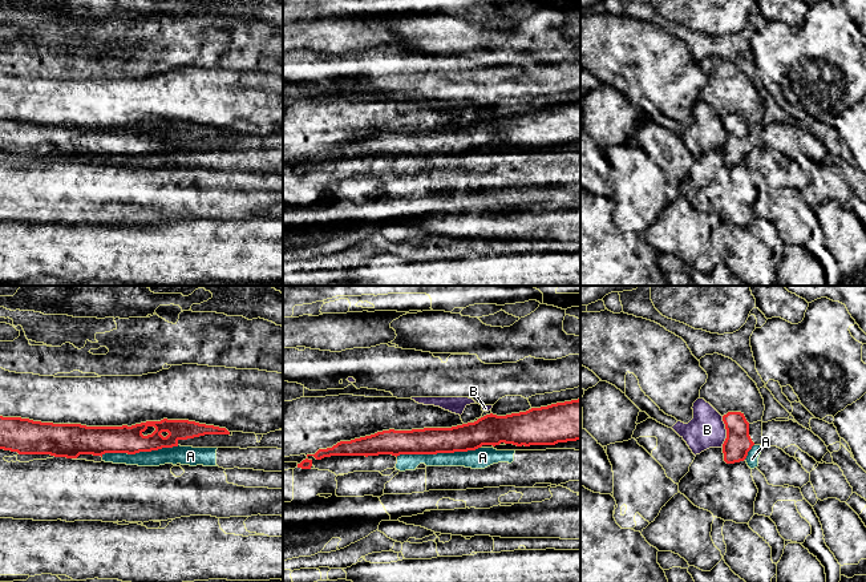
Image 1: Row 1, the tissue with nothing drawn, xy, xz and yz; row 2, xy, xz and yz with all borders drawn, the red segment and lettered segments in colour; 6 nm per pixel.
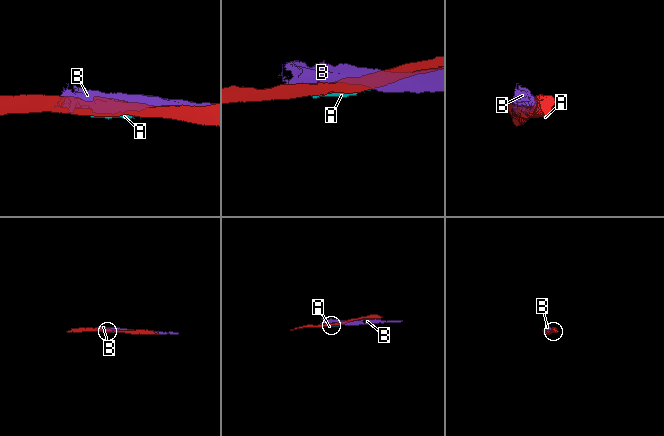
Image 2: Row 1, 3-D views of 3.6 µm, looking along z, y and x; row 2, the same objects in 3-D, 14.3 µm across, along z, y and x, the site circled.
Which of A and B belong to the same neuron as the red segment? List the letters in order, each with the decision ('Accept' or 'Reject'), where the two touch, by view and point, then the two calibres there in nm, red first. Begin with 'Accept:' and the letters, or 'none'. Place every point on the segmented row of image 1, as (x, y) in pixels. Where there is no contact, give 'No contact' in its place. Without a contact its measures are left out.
Accept: none
A: Reject. Touches red at xz (437, 452). Thickness 170 nm (red) against 120 nm
B: Reject. Touches red at yz (727, 432). Thickness 160 nm (red) against 220 nm

